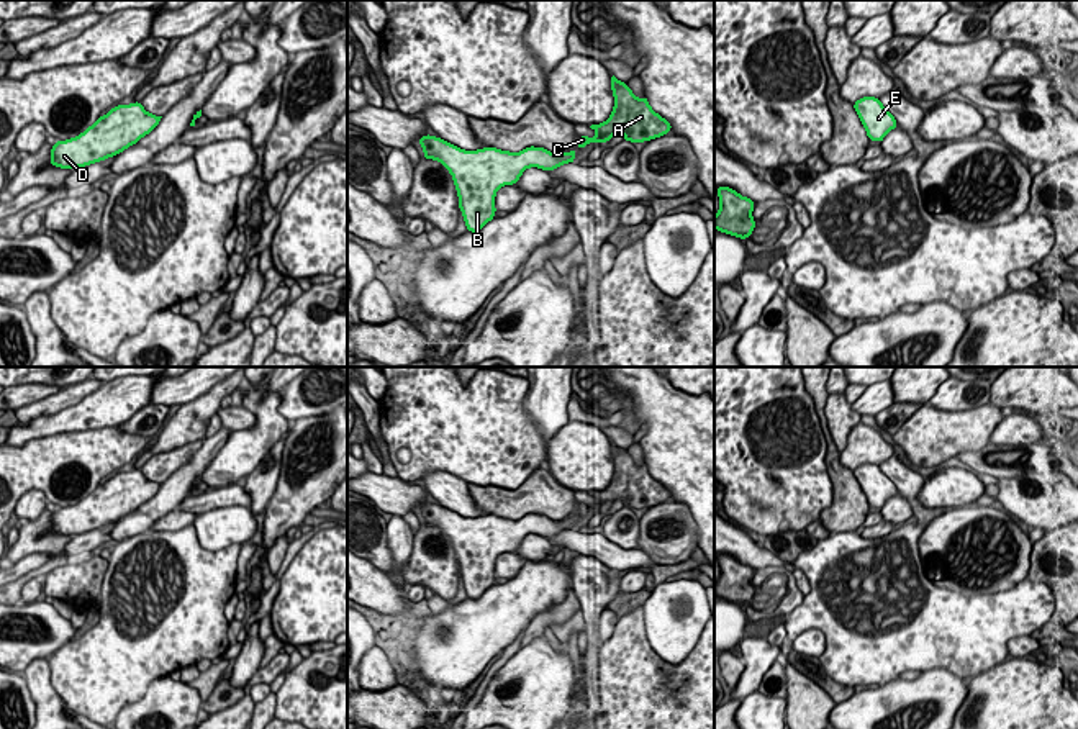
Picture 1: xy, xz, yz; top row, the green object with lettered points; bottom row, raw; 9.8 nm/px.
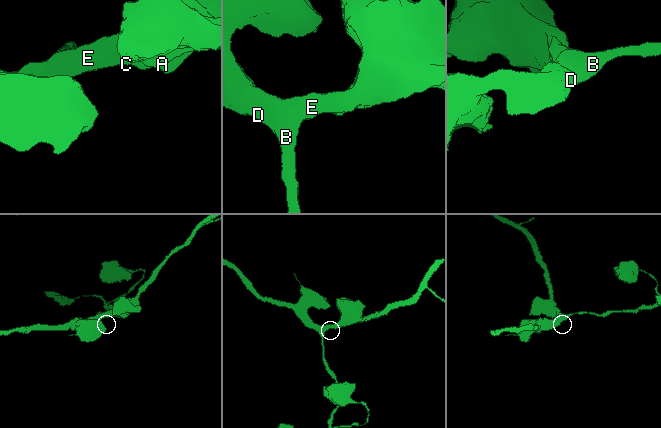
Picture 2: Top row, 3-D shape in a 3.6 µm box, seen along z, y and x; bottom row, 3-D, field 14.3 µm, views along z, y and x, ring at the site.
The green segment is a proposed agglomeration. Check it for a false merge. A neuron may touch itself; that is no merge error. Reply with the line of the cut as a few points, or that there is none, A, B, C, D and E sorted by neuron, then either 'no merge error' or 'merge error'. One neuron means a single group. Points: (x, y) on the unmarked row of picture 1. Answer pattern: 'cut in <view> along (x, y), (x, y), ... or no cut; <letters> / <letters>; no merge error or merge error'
no cut; A B C D E; no merge error

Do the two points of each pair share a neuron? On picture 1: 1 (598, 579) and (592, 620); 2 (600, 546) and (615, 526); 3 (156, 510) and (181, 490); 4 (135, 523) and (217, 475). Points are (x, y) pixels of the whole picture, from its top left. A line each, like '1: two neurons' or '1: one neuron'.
1: one neuron
2: two neurons
3: one neuron
4: two neurons

